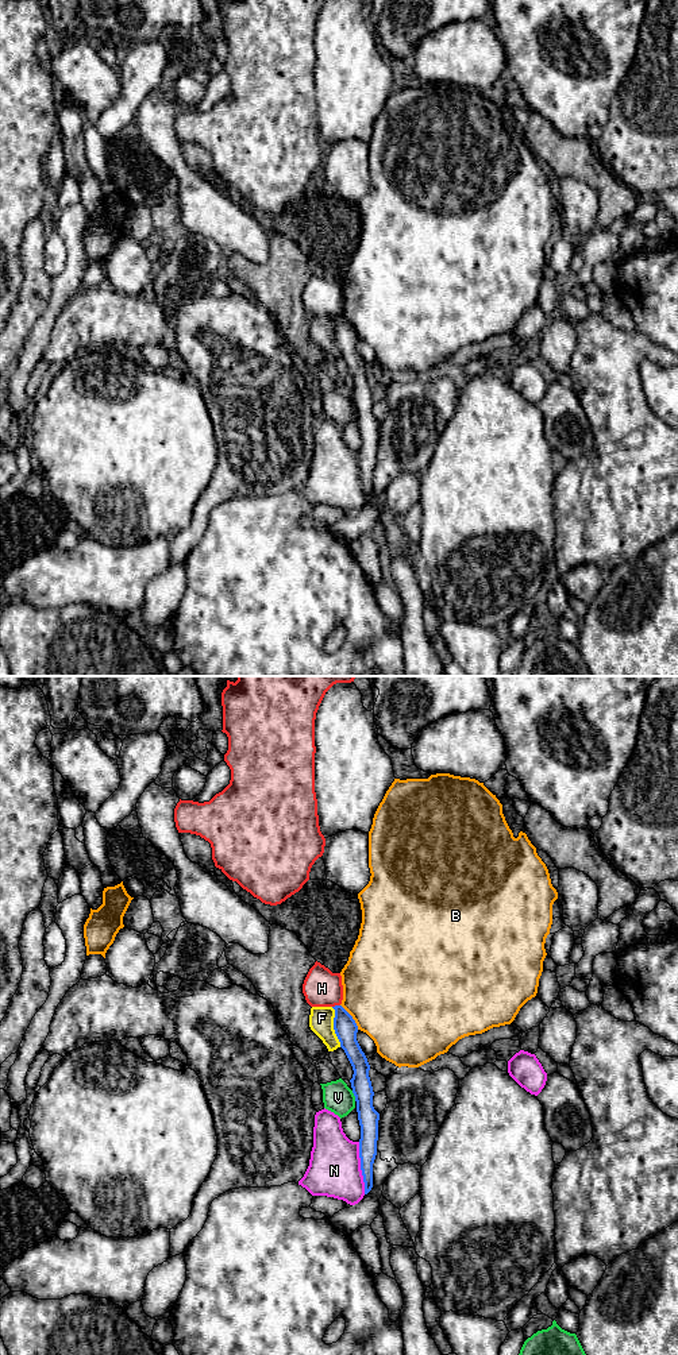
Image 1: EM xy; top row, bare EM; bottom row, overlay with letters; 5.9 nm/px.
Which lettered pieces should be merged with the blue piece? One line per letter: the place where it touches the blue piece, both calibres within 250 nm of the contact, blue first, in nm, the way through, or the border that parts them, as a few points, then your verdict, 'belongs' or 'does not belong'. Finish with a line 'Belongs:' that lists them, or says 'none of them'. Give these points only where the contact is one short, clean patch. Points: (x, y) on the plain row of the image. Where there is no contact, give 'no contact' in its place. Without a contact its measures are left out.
B: xy (351, 325) | 140/500 nm | does not belong
F: xy (334, 336) | 140/140 nm | along xy (331, 316), (334, 319), (334, 342), (341, 355) | does not belong
H: xy (335, 315) | 140/220 nm | does not belong
N: xy (361, 477) | 110/320 nm | does not belong
V: xy (354, 404) | 120/180 nm | does not belong
Belongs: none of them

